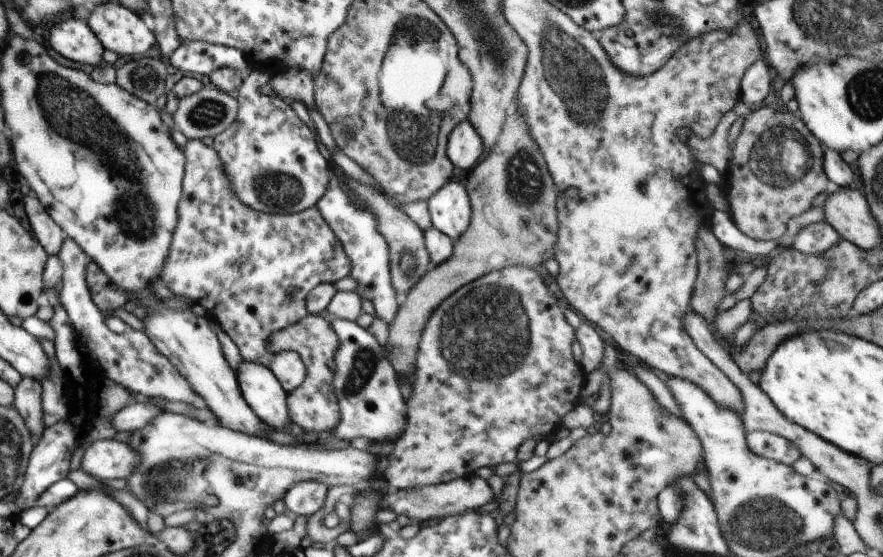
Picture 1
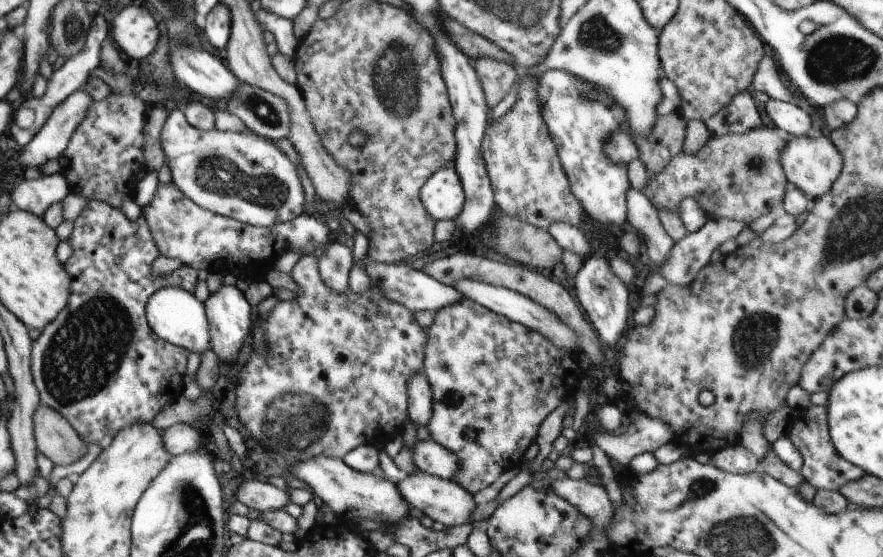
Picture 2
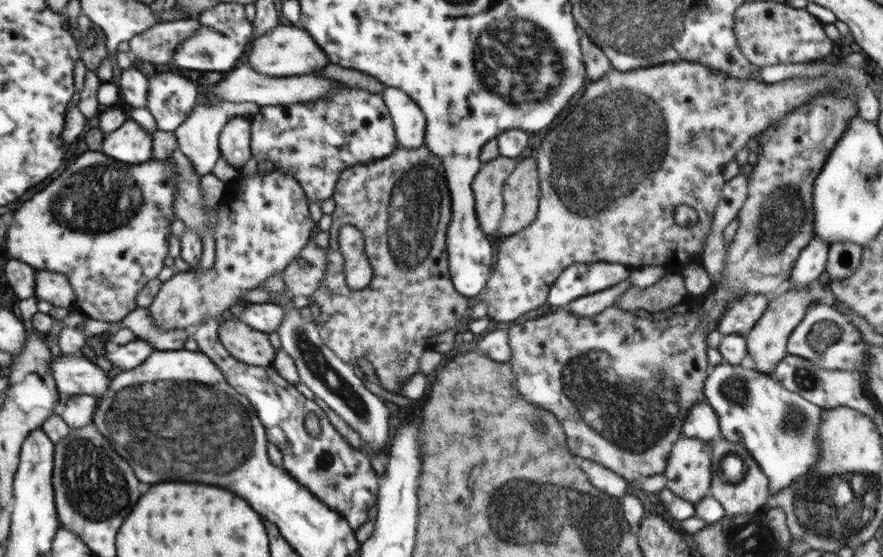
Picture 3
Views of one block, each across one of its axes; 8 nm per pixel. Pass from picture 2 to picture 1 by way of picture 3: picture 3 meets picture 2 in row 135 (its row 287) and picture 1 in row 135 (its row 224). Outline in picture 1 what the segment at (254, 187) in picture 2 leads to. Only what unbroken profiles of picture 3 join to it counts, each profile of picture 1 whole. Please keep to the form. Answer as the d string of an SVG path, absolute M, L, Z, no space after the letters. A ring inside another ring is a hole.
M254 69L242 81L237 92L239 98L239 117L234 126L213 138L213 146L223 162L223 169L231 183L231 190L241 203L252 210L266 214L292 214L312 208L327 191L329 176L328 157L322 150L316 132L309 128L289 103L276 94L264 95L260 88L271 76L264 71Z

